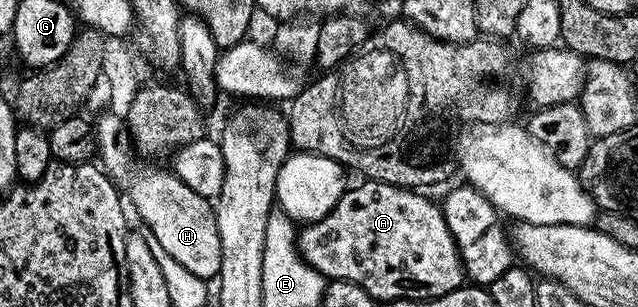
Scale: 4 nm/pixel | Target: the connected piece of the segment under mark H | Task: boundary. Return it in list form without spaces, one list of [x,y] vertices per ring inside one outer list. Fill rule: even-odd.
[[[112,110],[101,113],[94,122],[96,128],[96,146],[97,155],[106,175],[112,179],[117,186],[117,189],[125,192],[129,205],[134,206],[137,214],[144,220],[145,224],[152,229],[151,237],[155,245],[163,248],[163,251],[168,255],[174,257],[178,264],[186,268],[188,272],[198,276],[204,281],[211,281],[215,279],[221,270],[222,262],[222,246],[221,236],[218,235],[218,226],[216,220],[215,207],[213,203],[200,194],[196,194],[182,182],[179,177],[169,169],[160,170],[156,166],[138,166],[136,167],[136,160],[132,157],[134,155],[134,148],[131,141],[126,138],[118,140],[118,135],[123,135],[124,120],[114,113]]]

